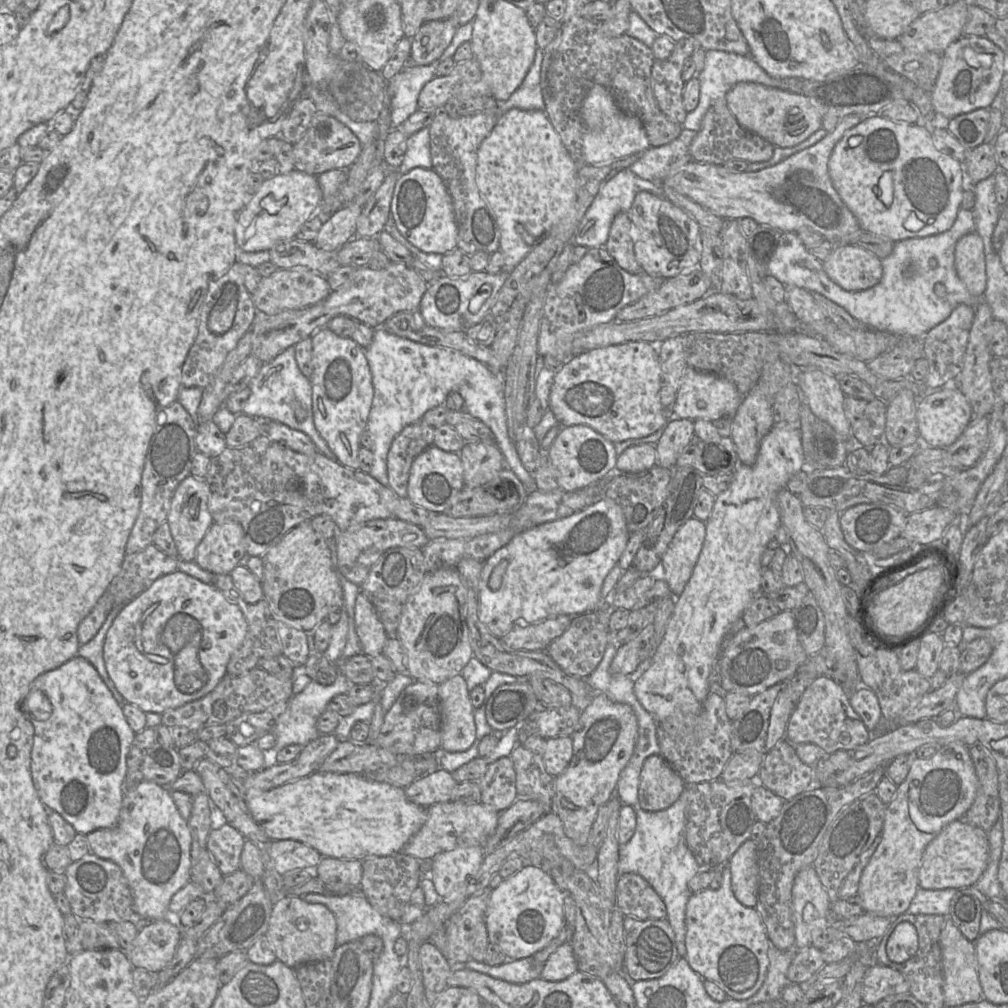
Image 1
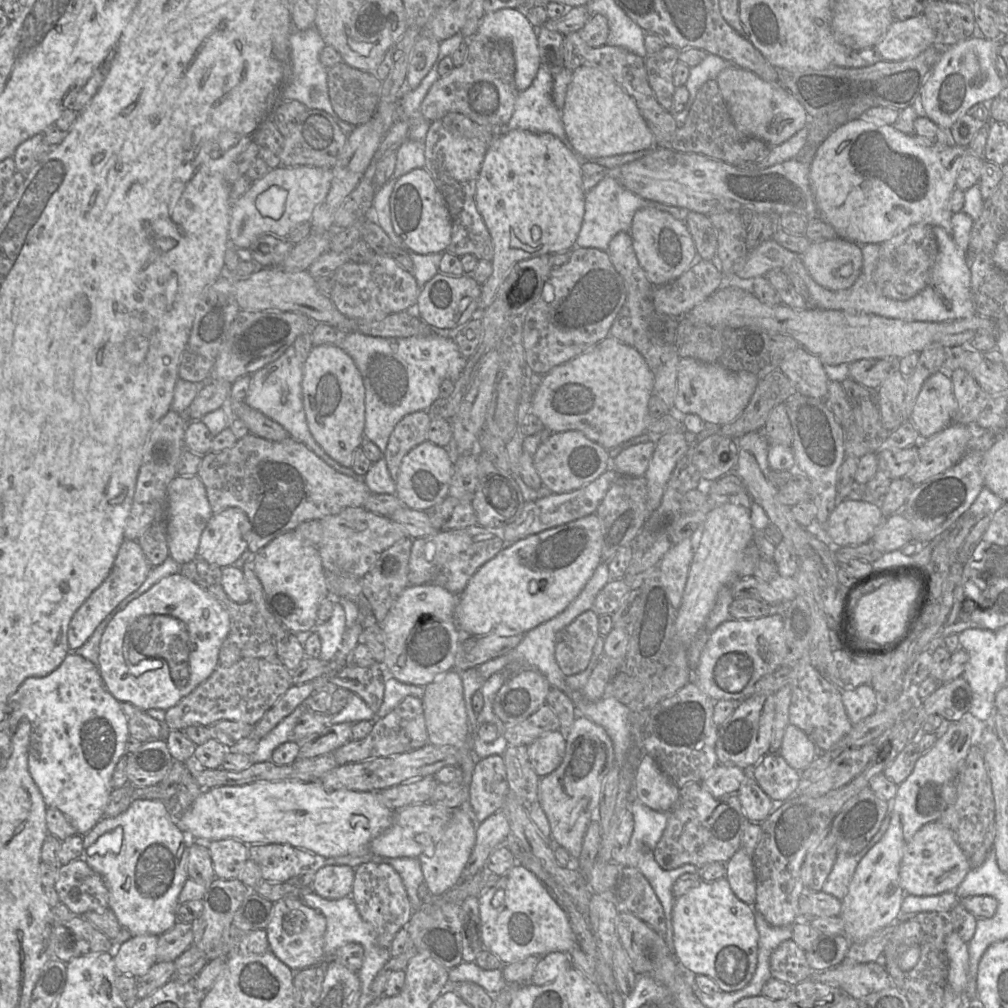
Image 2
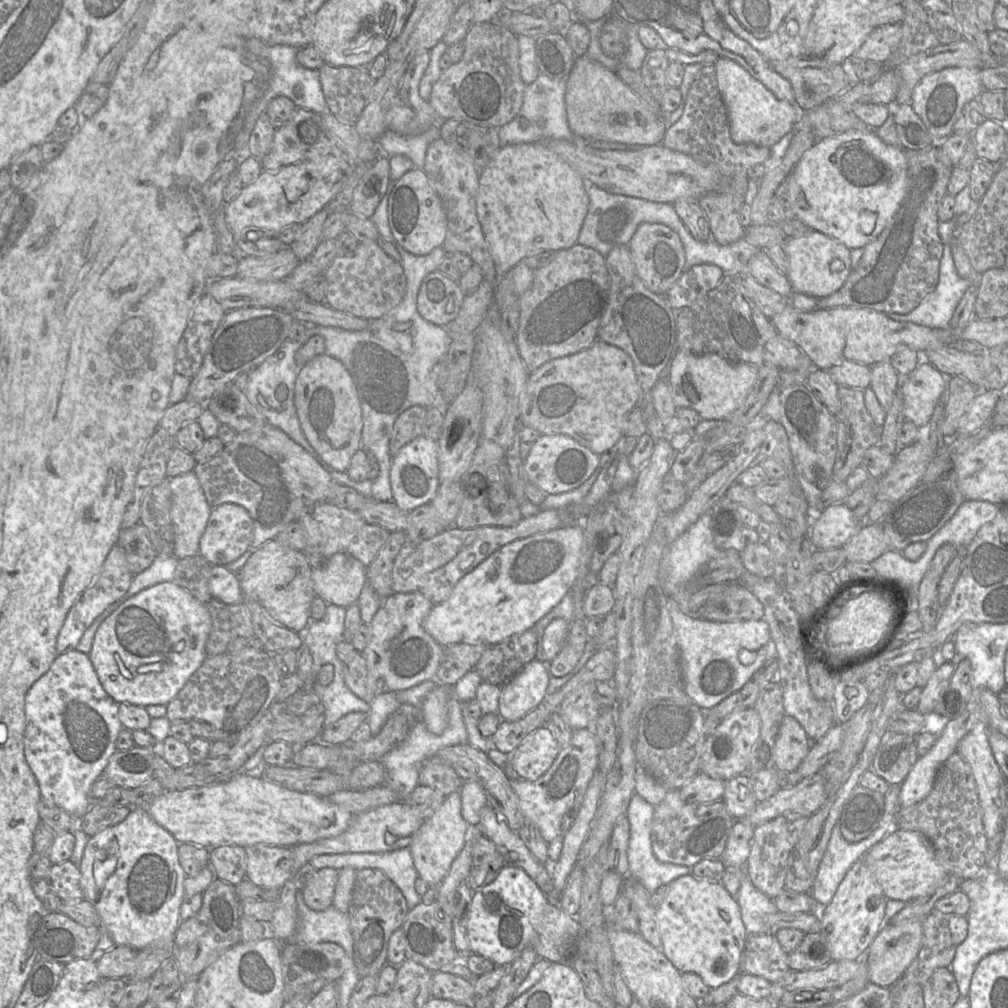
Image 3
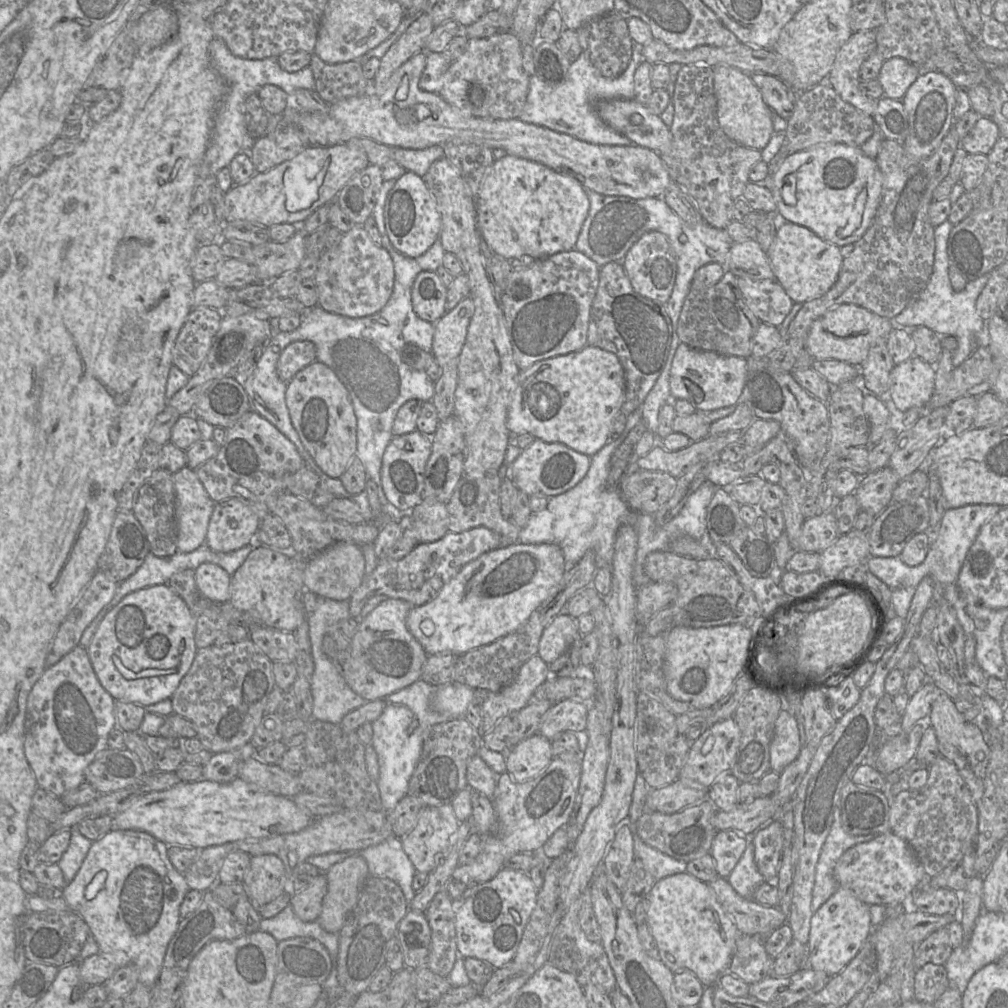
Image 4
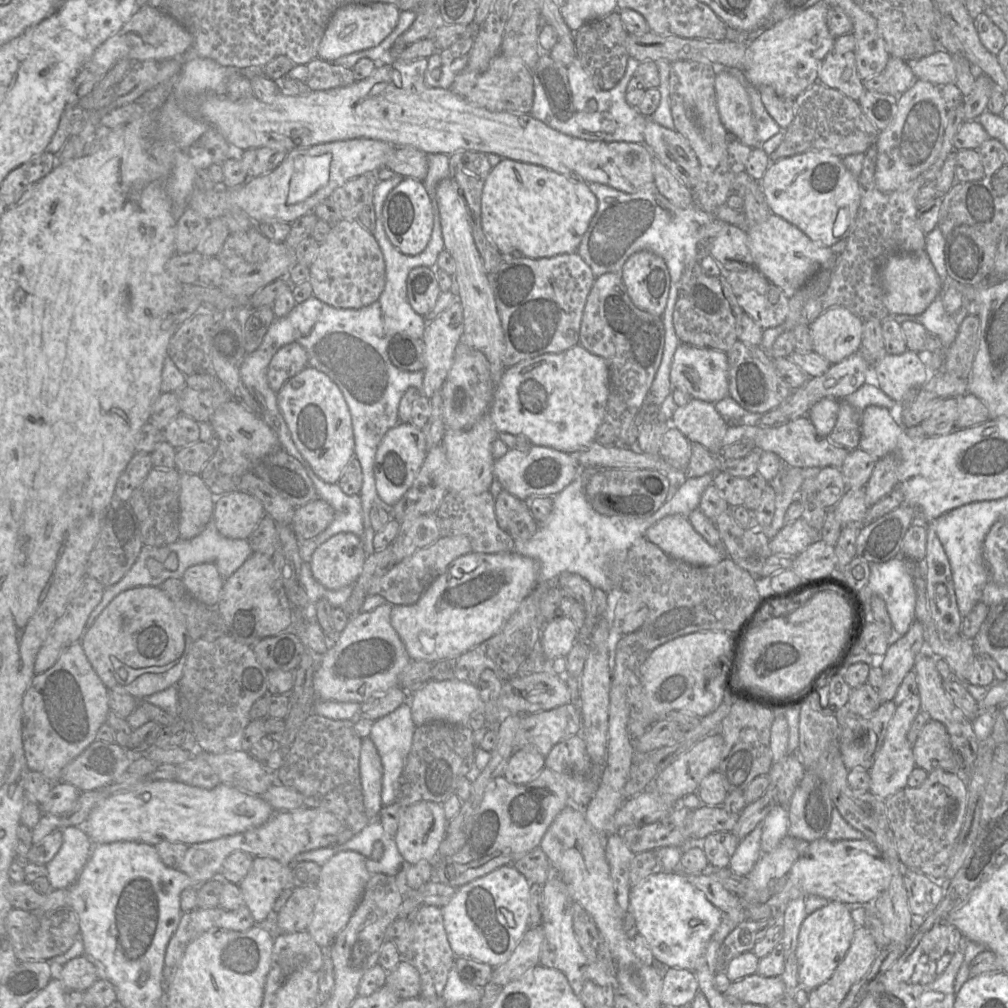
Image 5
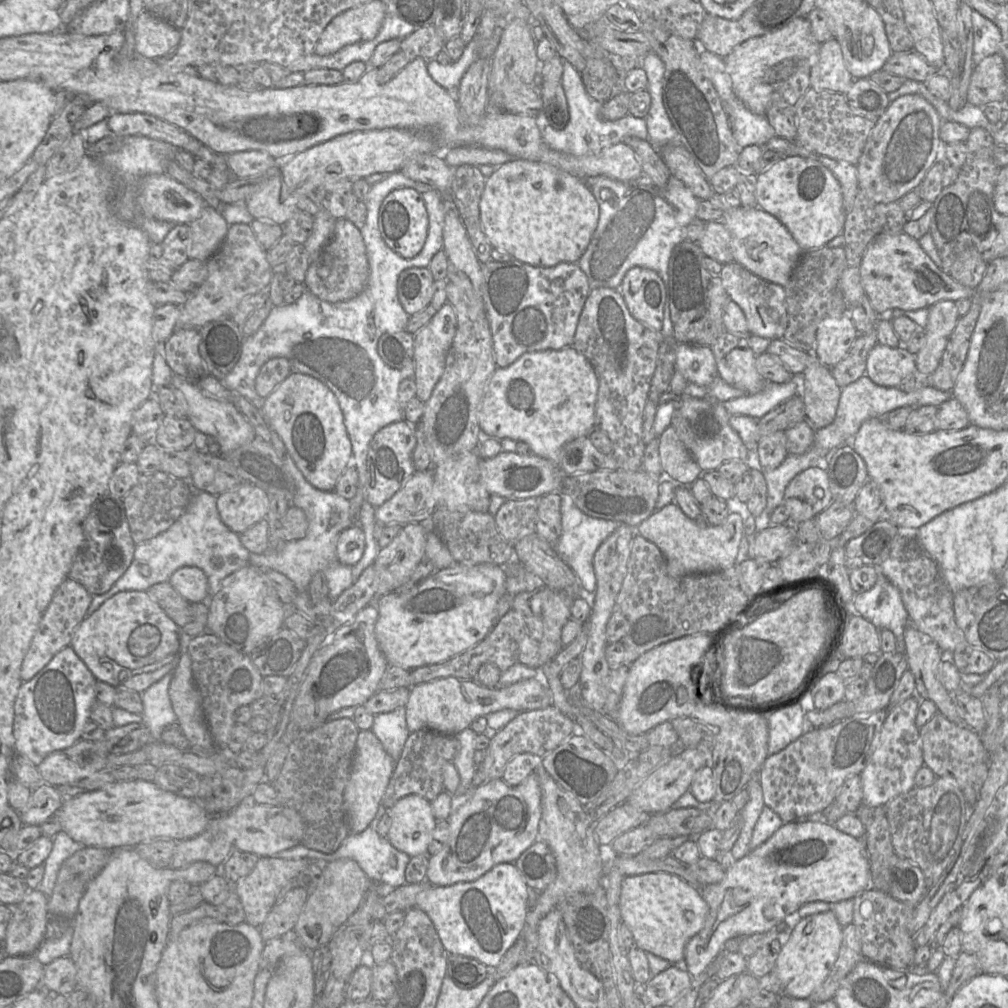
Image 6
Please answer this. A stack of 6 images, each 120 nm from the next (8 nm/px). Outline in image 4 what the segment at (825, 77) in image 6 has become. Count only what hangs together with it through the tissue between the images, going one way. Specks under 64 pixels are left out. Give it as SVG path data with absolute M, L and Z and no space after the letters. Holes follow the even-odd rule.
M876 30L853 33L839 50L827 76L830 86L844 101L870 116L874 114L878 100L865 96L859 90L859 70L876 49Z

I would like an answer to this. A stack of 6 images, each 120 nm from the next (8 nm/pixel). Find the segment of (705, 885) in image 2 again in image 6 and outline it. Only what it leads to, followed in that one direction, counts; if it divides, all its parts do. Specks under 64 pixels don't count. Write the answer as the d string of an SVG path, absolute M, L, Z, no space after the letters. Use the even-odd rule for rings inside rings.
M665 872L625 876L619 907L622 922L632 932L635 945L671 964L684 963L687 942L703 928L709 914L709 906L699 889L679 876Z

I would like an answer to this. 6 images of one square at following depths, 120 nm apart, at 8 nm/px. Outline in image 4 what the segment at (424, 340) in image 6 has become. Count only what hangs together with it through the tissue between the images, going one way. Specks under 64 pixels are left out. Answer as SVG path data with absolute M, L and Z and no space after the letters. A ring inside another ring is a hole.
M466 297L435 322L431 352L441 367L459 357L474 311L472 298Z

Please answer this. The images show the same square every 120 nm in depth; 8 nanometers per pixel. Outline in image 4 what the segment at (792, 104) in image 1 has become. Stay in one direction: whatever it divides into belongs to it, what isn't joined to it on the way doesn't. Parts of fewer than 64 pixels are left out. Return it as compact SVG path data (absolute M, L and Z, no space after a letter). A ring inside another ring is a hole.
M727 65L713 67L717 119L721 129L732 141L748 148L762 150L774 134L772 110L763 101L760 90L750 74Z

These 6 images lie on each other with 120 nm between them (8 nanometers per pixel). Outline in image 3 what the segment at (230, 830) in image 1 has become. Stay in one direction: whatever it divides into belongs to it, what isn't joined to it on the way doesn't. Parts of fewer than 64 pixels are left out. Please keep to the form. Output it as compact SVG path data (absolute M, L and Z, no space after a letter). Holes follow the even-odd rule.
M241 846L210 849L209 865L215 873L215 878L237 885L246 879L246 850Z

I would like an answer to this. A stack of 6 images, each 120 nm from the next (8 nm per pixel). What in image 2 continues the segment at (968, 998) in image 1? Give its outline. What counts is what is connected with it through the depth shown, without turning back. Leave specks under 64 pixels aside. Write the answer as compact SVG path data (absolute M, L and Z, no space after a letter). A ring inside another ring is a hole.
M952 931L945 937L945 949L949 960L947 984L956 992L965 992L969 970L968 945Z

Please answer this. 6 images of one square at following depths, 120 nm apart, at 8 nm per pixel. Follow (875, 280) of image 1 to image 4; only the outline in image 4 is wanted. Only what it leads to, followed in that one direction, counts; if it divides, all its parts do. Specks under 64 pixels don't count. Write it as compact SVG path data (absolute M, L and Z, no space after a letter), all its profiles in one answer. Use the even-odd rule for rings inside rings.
M788 221L777 227L766 254L775 280L794 303L804 303L828 292L838 278L843 261L840 247L822 240L808 228Z

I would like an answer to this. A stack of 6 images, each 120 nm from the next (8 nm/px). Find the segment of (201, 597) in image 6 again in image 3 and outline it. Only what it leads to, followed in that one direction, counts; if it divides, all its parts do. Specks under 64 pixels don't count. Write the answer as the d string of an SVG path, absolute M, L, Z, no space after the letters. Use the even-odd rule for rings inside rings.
M214 565L209 579L210 590L214 598L225 604L242 602L243 592L238 575L226 566Z

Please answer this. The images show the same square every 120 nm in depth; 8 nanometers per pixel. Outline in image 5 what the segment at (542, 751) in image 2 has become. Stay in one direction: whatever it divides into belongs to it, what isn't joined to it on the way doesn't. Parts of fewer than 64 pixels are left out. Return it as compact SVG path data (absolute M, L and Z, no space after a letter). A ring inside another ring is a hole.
M525 746L515 749L503 776L511 783L526 784L536 777L545 767L545 756L535 747Z

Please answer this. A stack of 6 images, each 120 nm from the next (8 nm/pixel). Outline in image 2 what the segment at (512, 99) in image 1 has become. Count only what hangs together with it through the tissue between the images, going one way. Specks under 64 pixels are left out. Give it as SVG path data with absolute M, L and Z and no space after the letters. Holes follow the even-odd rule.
M541 64L531 85L519 92L513 114L501 133L518 129L550 133L571 148L562 123L561 111L552 100L552 87L553 75Z

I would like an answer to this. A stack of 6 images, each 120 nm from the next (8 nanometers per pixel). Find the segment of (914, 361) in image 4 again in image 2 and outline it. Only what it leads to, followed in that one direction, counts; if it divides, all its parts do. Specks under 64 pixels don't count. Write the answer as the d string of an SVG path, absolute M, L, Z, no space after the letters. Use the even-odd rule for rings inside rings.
M939 371L924 382L909 421L927 439L951 424L956 407L952 382Z

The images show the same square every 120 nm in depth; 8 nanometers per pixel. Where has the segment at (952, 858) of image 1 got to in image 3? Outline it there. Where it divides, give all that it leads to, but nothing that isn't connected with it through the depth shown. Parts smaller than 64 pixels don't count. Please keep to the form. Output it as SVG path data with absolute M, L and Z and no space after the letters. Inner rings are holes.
M893 828L863 855L863 860L885 897L903 902L931 893L949 875L937 861L931 842L918 831Z

